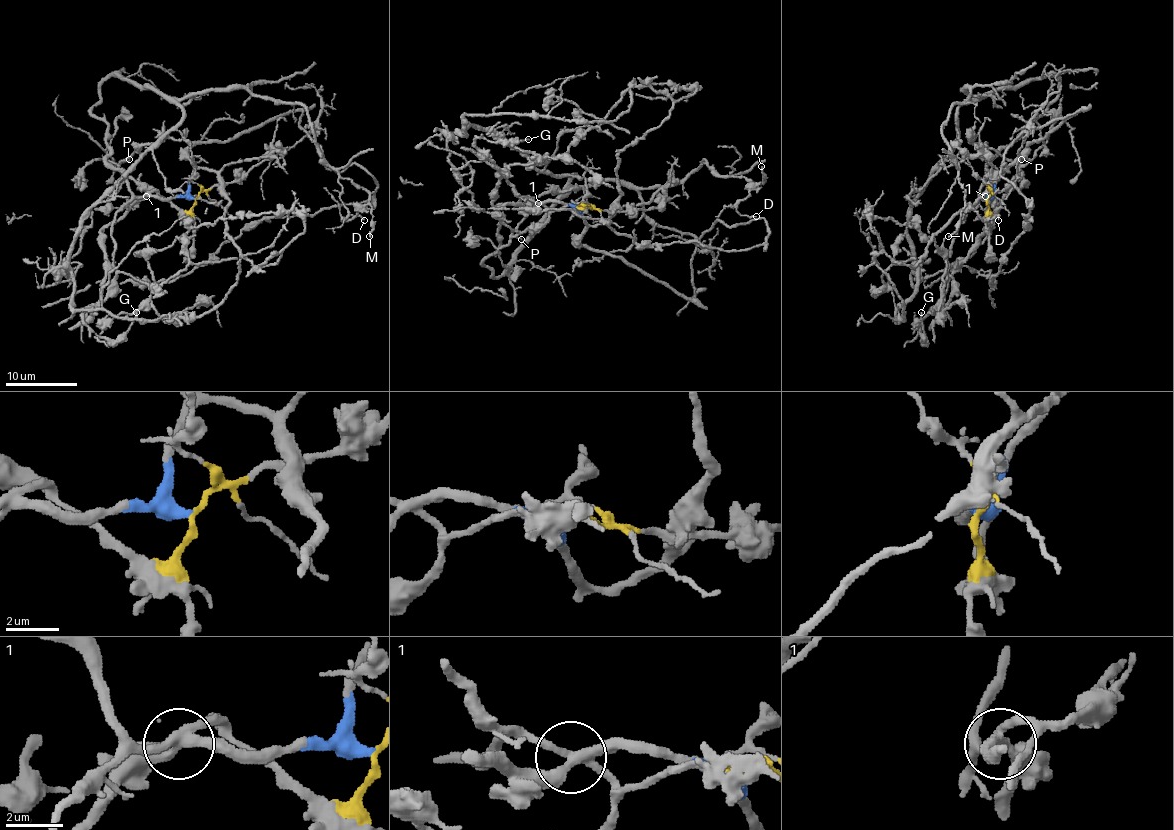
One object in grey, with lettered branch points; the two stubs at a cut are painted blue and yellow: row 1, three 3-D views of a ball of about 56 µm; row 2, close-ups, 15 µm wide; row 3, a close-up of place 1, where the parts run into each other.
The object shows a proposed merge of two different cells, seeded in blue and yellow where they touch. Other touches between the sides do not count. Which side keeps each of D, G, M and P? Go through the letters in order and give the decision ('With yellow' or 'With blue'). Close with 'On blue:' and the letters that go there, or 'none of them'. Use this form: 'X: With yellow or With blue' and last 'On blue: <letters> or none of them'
D: With yellow
G: With blue
M: With yellow
P: With yellow
On blue: G

